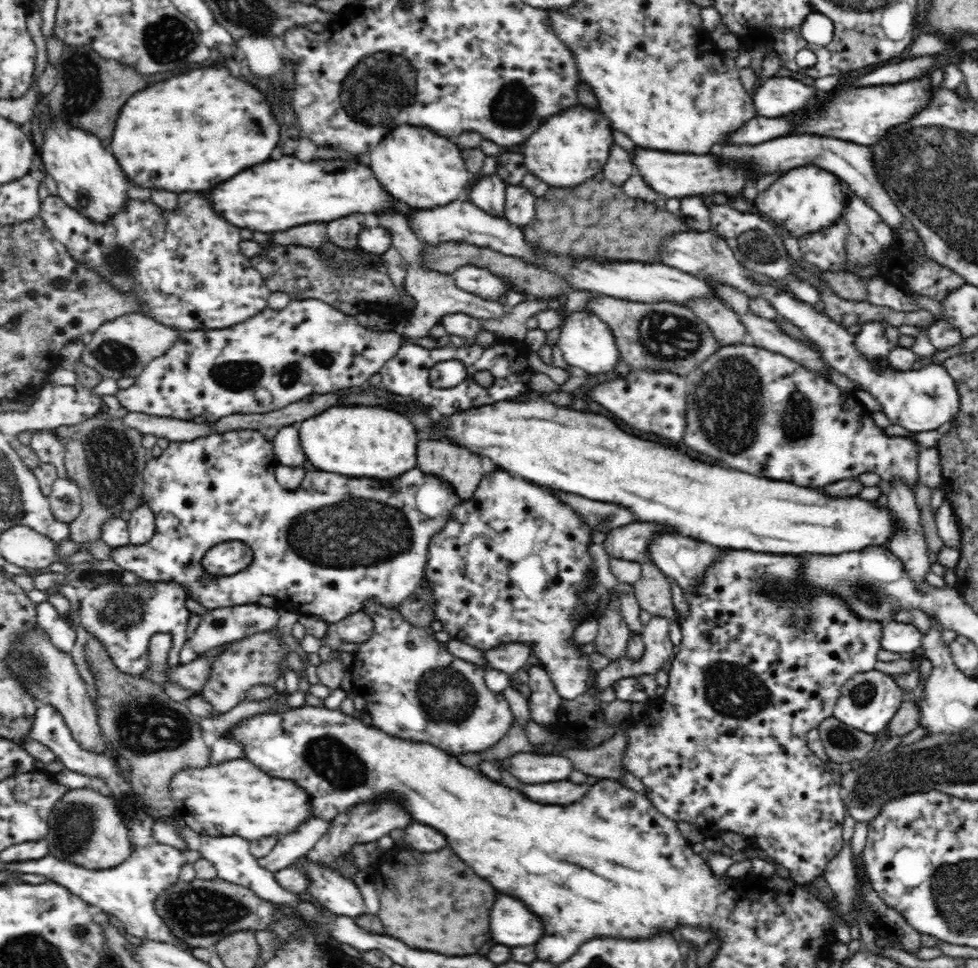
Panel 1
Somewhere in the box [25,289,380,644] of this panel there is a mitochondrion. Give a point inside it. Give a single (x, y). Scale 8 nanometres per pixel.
(109, 457)

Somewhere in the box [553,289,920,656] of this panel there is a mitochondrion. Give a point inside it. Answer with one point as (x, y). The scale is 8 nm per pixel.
(730, 394)

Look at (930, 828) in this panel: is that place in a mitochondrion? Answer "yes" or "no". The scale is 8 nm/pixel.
no

